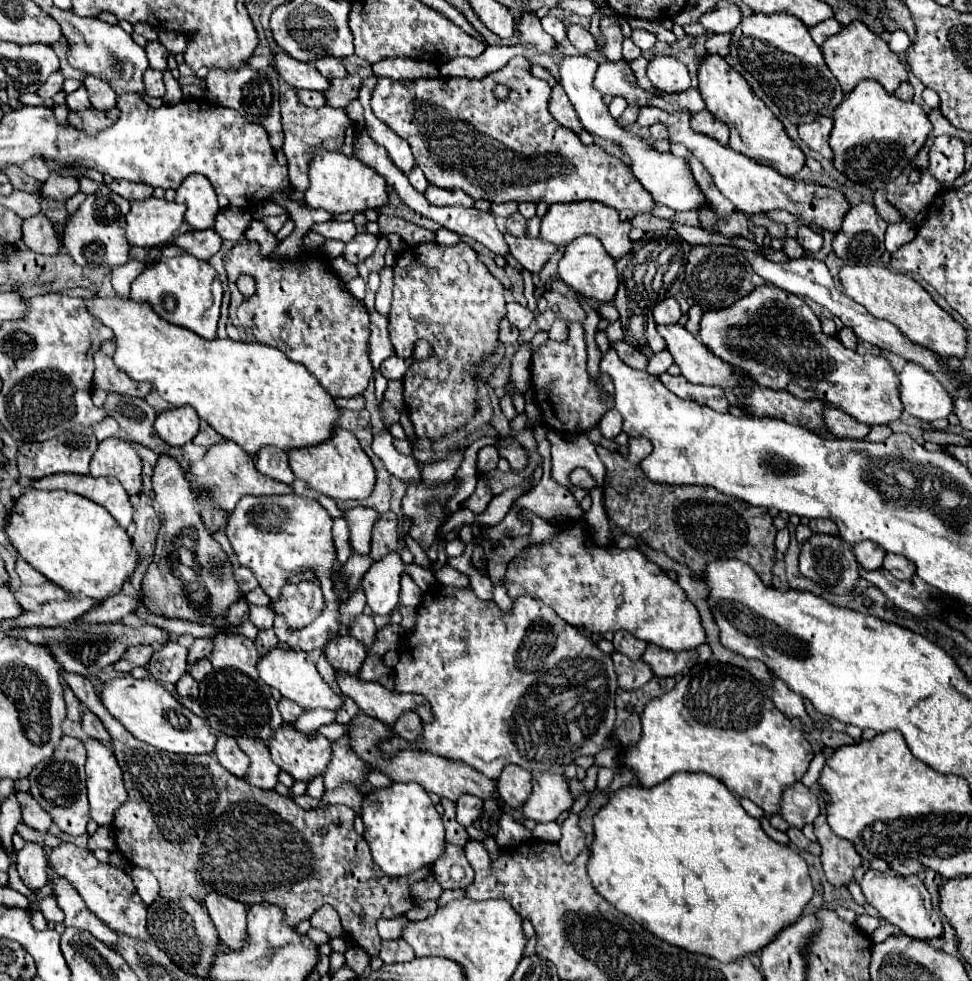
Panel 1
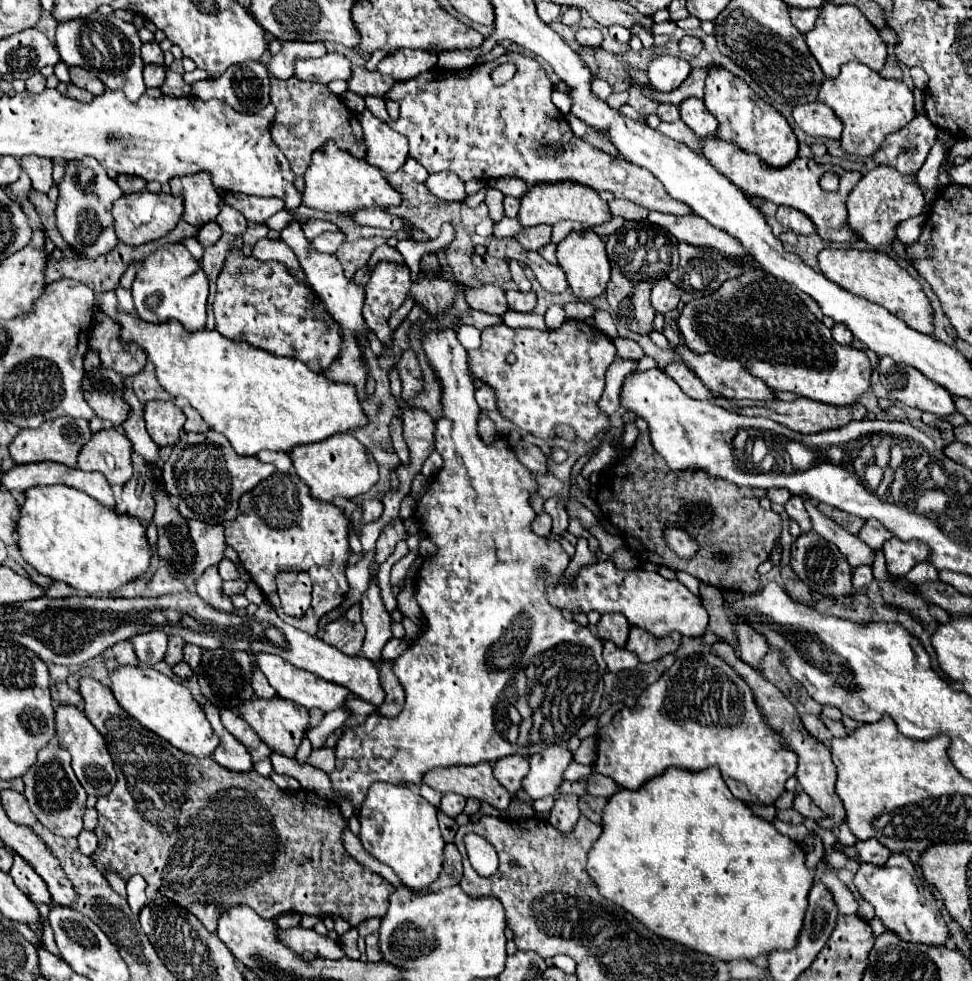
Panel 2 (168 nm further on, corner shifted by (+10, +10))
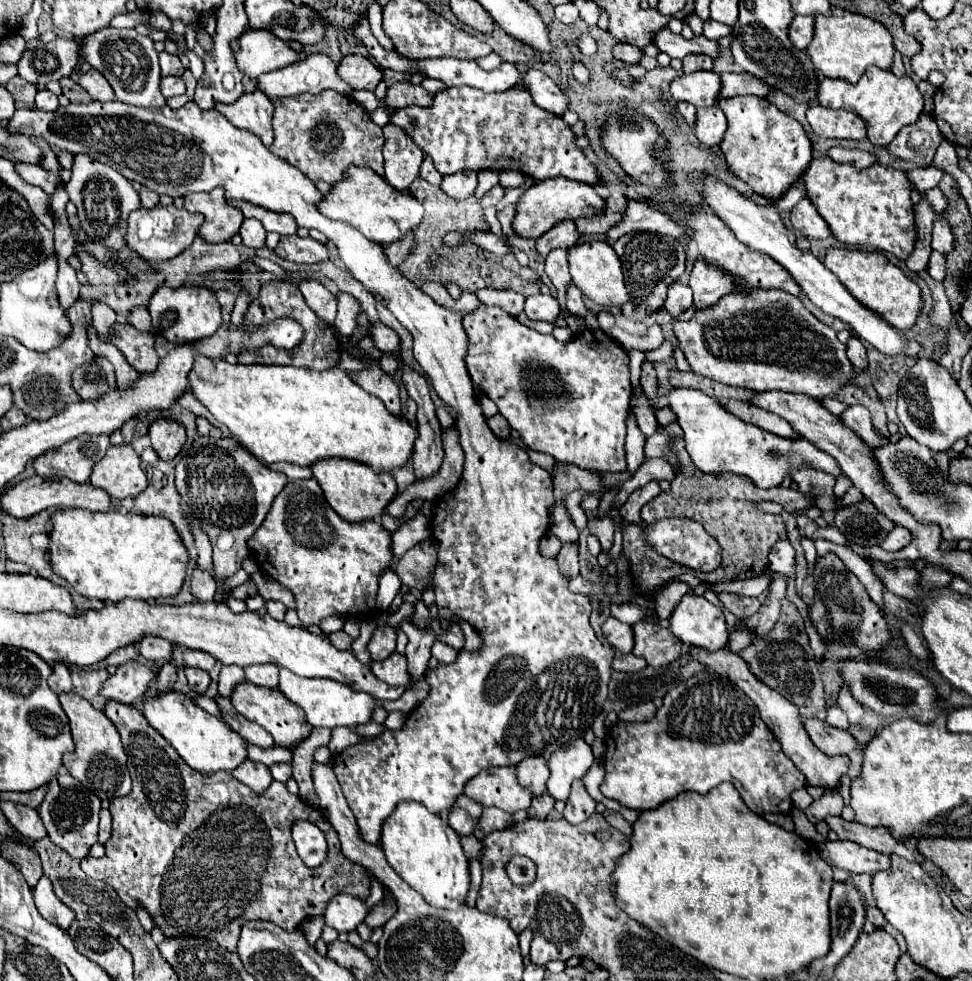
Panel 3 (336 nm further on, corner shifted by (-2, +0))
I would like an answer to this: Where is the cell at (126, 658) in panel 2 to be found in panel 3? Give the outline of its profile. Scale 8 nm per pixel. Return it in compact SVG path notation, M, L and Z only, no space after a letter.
M130 660L122 666L118 666L116 674L112 674L100 688L100 694L106 700L116 700L122 704L136 704L148 694L152 680L156 674L146 668L138 660Z

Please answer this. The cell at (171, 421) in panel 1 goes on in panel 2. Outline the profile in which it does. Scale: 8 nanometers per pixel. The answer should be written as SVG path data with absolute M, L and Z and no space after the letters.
M152 400L144 404L146 430L158 446L176 444L184 428L186 416L174 402Z

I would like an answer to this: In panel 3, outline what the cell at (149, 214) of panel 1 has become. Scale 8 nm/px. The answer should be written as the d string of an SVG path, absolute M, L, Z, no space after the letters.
M156 206L152 210L138 208L128 216L128 232L126 232L124 240L126 240L126 246L136 250L144 260L158 264L158 262L164 262L164 260L170 260L170 258L176 258L178 254L182 254L196 238L202 222L204 222L202 214L186 212L186 216L182 216L172 206L170 208Z

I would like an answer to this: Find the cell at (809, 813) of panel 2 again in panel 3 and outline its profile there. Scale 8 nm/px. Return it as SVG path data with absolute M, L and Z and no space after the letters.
M828 816L826 818L828 826L838 834L840 840L850 840L856 844L862 844L870 850L882 852L882 854L898 854L904 856L906 860L916 860L914 852L908 850L904 844L896 842L896 838L890 834L888 828L868 828L858 822L846 822L840 816Z

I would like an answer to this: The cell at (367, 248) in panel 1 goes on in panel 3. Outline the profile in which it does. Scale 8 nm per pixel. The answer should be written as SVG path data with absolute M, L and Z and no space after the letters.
M282 236L278 246L274 248L276 256L296 262L296 264L316 264L320 260L328 258L328 250L324 244L312 240L312 238L300 238L300 236Z

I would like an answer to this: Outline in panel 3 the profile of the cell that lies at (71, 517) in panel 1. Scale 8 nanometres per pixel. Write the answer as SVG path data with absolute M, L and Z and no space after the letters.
M62 510L52 516L54 530L50 532L48 558L58 576L66 578L76 592L86 598L98 598L104 602L120 602L128 598L156 600L176 596L186 578L188 550L182 544L176 528L168 518L144 516L144 514L120 514L116 510L108 512L88 512L88 510Z

